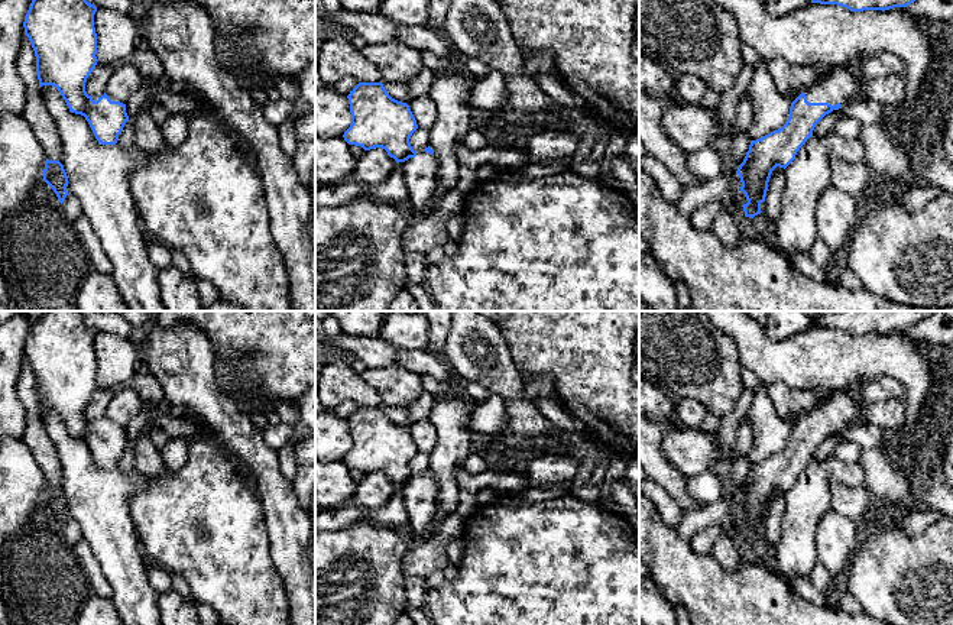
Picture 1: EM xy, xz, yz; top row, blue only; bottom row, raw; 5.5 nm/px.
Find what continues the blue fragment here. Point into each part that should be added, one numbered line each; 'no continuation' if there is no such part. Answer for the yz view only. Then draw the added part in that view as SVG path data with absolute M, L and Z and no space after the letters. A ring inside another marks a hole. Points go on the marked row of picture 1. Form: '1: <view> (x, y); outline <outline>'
1: yz (845, 83); outline M858 54L846 64L834 67L830 77L804 91L807 101L846 106L850 100L862 97L862 87L868 78L859 74L859 67L869 56Z

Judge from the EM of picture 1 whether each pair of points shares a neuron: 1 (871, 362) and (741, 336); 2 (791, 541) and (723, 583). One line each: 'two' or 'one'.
1: one
2: two

